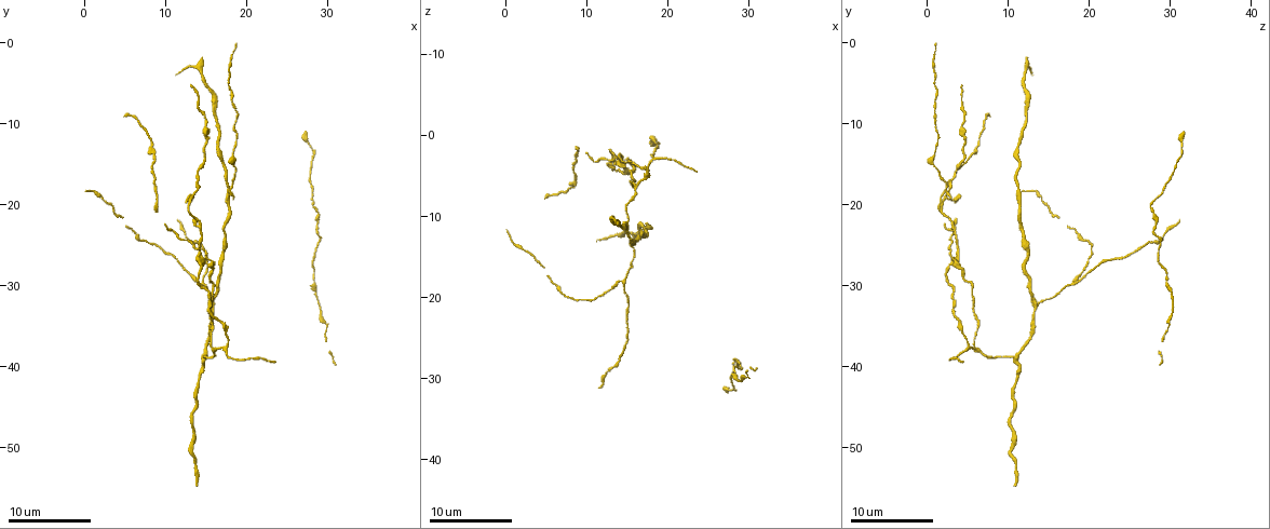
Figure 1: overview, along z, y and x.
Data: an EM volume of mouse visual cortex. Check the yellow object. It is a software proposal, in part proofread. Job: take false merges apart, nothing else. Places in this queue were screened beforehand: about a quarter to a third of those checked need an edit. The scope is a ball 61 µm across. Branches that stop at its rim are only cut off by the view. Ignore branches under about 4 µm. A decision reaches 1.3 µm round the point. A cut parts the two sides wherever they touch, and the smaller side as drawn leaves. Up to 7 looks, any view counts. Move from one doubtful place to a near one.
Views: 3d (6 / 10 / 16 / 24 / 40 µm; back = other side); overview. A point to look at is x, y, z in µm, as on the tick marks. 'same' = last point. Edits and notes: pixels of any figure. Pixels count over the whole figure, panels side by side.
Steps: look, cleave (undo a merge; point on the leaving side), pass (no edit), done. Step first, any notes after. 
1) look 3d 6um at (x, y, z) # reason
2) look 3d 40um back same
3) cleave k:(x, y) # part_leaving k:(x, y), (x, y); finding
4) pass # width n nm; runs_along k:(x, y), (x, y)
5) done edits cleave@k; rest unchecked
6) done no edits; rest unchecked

look 3d 16um at (17.6, 38.0, 4.8) # three arms meet

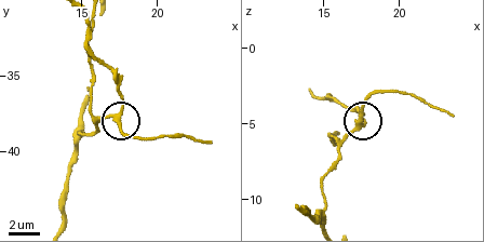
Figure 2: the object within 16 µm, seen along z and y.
pass # arms 3; runs_along 2:(323, 210), (325, 172), (360, 121), (363, 106), (372, 96); continuous, no second neuron

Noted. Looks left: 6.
look 3d 6um at (15.2, 38.6, 10.4) # branch point

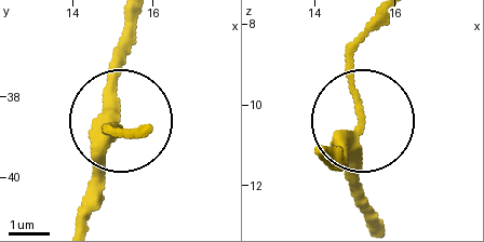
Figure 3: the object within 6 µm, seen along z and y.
pass # arms 3; runs_along 3:(357, 131), (353, 52), (364, 25); all the same neuron

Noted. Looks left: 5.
look 3d 10um at (14.4, 29.8, 18.0) # three-way junction

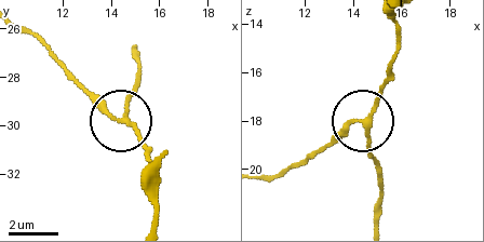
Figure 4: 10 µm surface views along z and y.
pass # arms 3; continuous, no second neuron

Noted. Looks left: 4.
look 3d 10um at (28.4, 29.4, 29.6) # sudden change in width

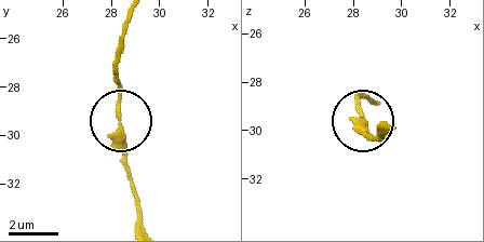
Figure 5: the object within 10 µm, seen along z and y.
look 3d 10um back same

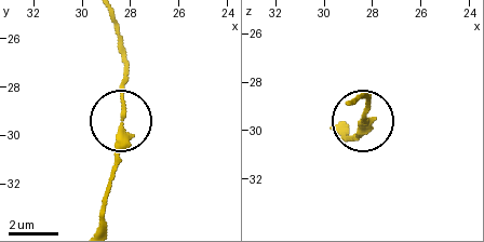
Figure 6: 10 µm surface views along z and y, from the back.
pass # continuous, no second neuron

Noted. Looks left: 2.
done no edits; rest unchecked

